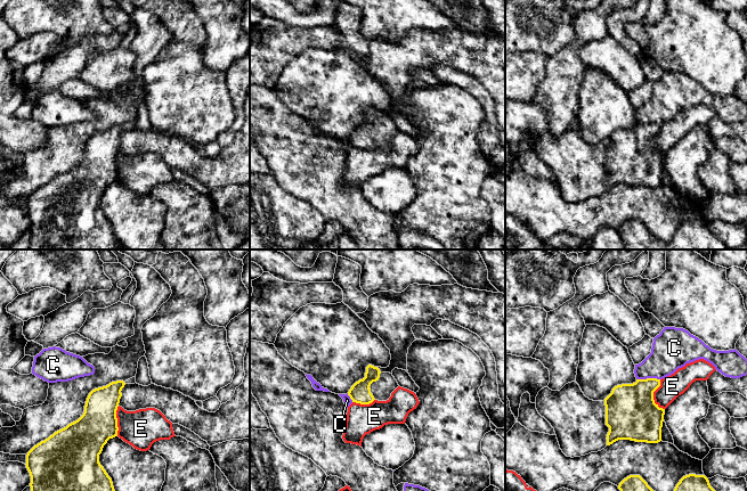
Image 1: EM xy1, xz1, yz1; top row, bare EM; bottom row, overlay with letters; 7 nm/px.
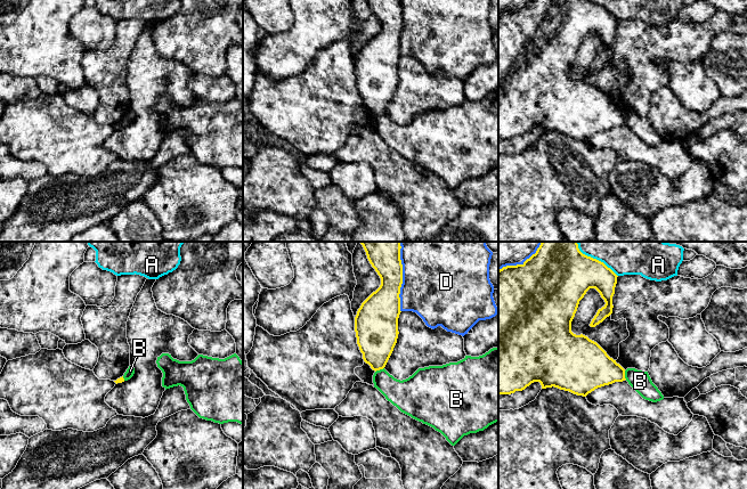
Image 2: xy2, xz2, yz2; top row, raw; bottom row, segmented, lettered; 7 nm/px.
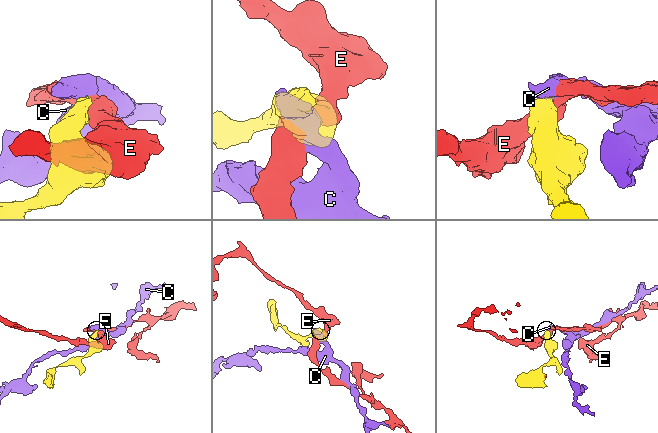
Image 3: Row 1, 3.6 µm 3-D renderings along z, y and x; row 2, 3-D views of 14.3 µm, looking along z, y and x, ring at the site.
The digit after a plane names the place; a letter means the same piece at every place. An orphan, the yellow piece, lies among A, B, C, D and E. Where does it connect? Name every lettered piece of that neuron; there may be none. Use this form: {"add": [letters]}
{"add": []}

